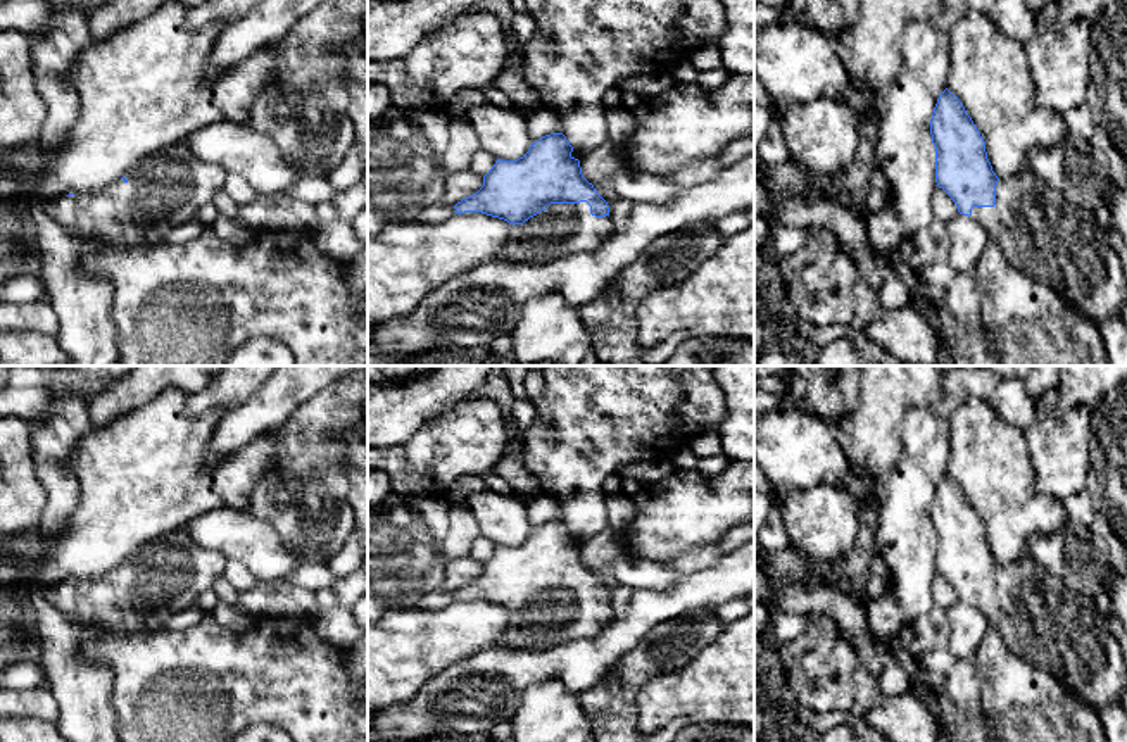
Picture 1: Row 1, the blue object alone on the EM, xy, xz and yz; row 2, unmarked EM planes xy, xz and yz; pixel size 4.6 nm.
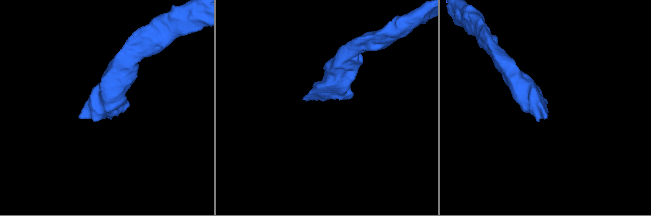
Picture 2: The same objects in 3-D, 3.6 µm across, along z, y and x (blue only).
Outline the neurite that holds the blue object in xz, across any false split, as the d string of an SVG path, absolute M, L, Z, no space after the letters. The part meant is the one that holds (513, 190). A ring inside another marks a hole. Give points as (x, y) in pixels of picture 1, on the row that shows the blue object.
M551 133L532 143L518 160L497 159L483 176L483 186L454 205L456 214L482 212L507 221L511 236L497 255L502 261L542 262L592 250L613 231L613 221L608 202L583 178L571 152L563 133Z

